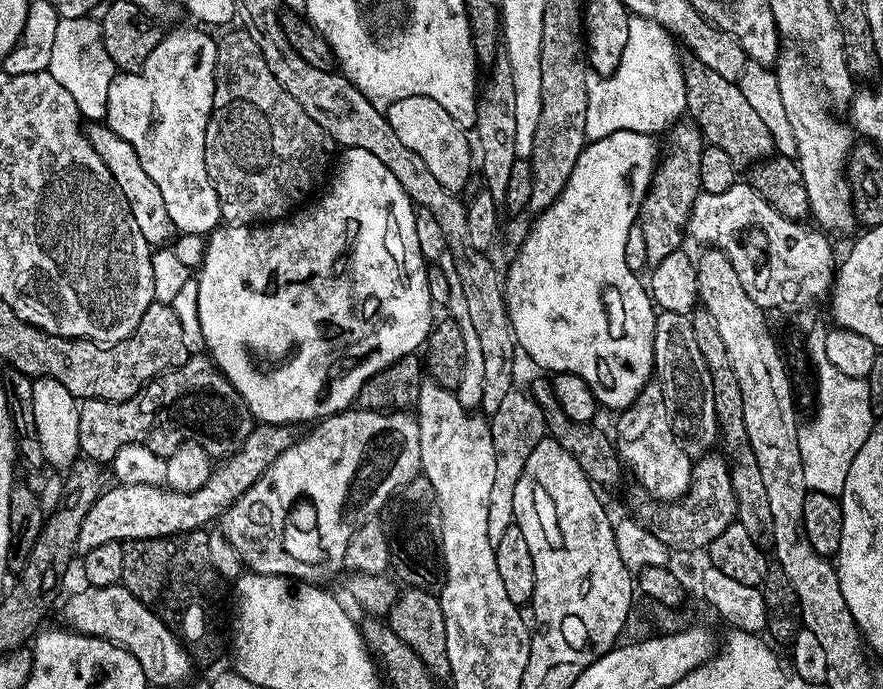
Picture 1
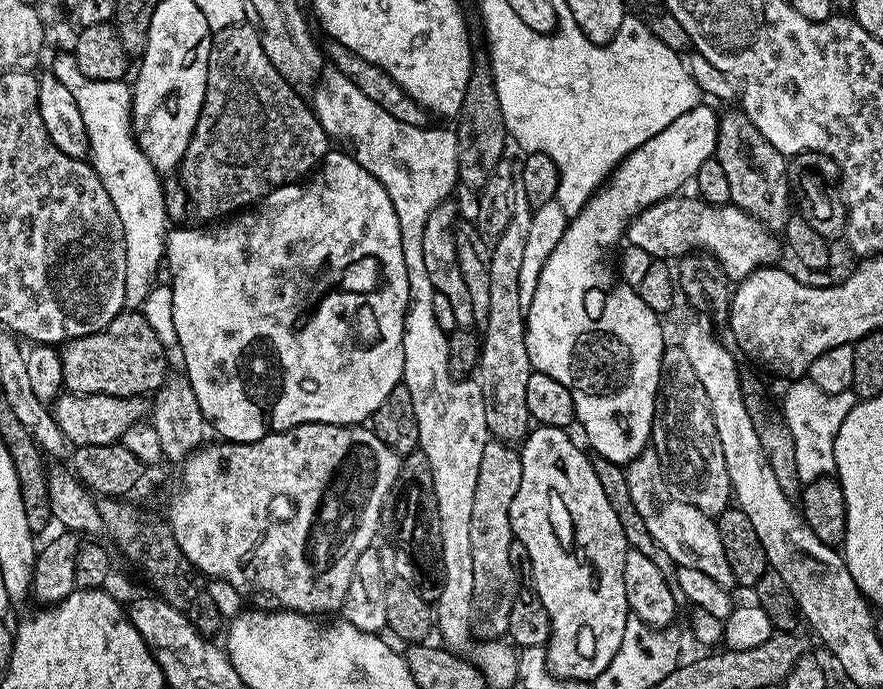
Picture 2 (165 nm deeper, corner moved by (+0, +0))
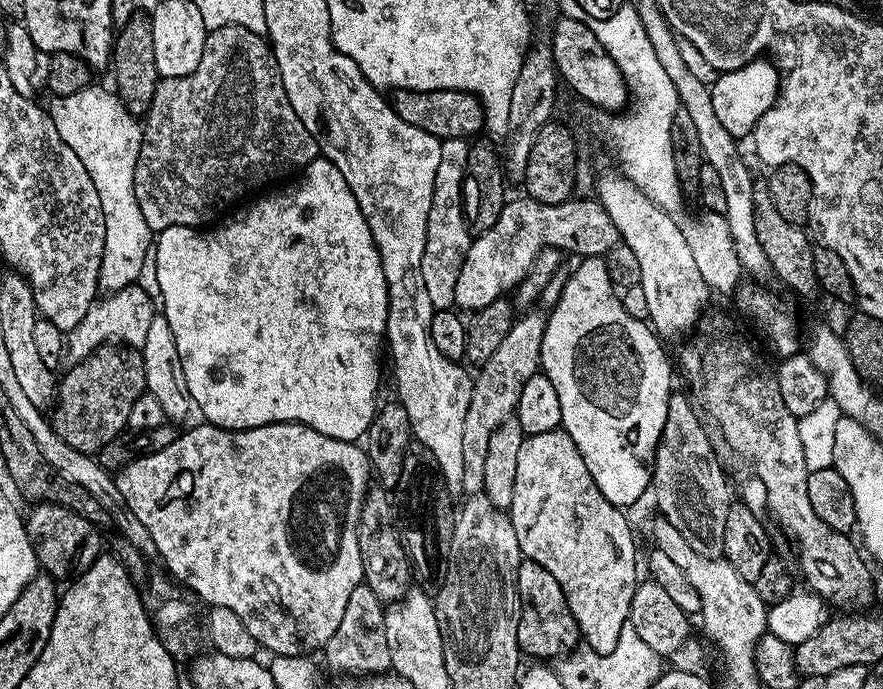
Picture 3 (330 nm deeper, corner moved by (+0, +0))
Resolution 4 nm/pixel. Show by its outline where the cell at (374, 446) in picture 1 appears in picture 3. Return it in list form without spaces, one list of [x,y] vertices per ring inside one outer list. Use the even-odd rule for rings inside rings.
[[[200,422],[197,428],[181,431],[179,438],[170,442],[157,452],[139,456],[125,468],[115,473],[118,490],[122,490],[122,498],[130,505],[130,510],[150,530],[150,538],[154,538],[154,546],[161,556],[163,567],[177,581],[183,582],[191,592],[197,592],[200,599],[211,607],[229,607],[242,620],[246,630],[254,636],[259,647],[272,656],[303,656],[312,651],[323,649],[330,642],[334,630],[338,630],[338,622],[342,622],[342,613],[346,610],[346,602],[350,602],[350,593],[364,579],[362,554],[358,534],[360,533],[360,511],[364,496],[370,487],[370,465],[367,451],[359,443],[351,440],[335,440],[326,434],[318,434],[305,424],[267,424],[257,428],[220,428],[216,424]]]

